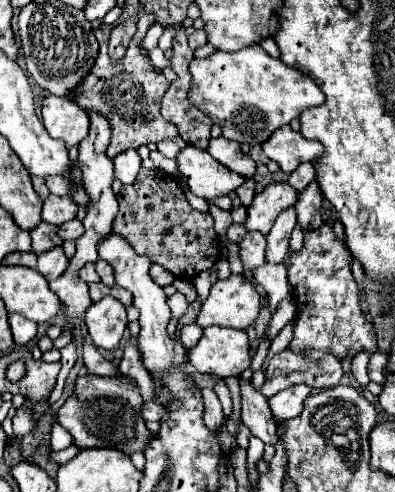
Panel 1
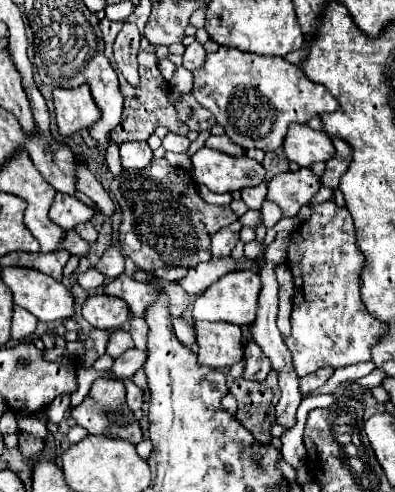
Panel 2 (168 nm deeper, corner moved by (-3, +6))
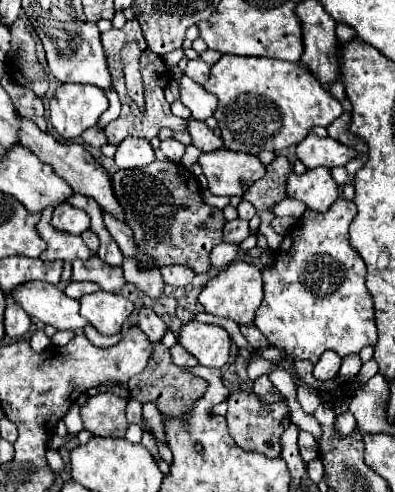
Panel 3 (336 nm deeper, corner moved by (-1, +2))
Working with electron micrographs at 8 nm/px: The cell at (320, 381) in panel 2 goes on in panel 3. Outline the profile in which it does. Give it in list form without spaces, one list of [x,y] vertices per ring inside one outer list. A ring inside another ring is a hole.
[[[326,350],[326,354],[322,354],[322,358],[314,366],[314,378],[316,380],[334,378],[340,370],[340,364],[342,364],[342,358],[338,358],[338,354],[334,354],[334,350]]]

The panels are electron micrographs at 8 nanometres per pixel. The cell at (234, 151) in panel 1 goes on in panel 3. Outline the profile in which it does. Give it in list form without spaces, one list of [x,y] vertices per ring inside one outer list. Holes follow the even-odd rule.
[[[190,118],[190,120],[188,120],[188,134],[192,136],[192,144],[194,144],[196,148],[200,148],[202,152],[212,152],[212,150],[224,148],[222,138],[216,136],[216,134],[206,126],[206,122],[200,122],[200,120]]]

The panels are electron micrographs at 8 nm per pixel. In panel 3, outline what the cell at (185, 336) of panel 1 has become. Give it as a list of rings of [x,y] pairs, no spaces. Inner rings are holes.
[[[178,344],[170,350],[170,354],[172,354],[172,362],[176,366],[180,366],[180,368],[194,368],[198,364],[196,358],[190,352],[186,352],[182,346],[178,346]]]

